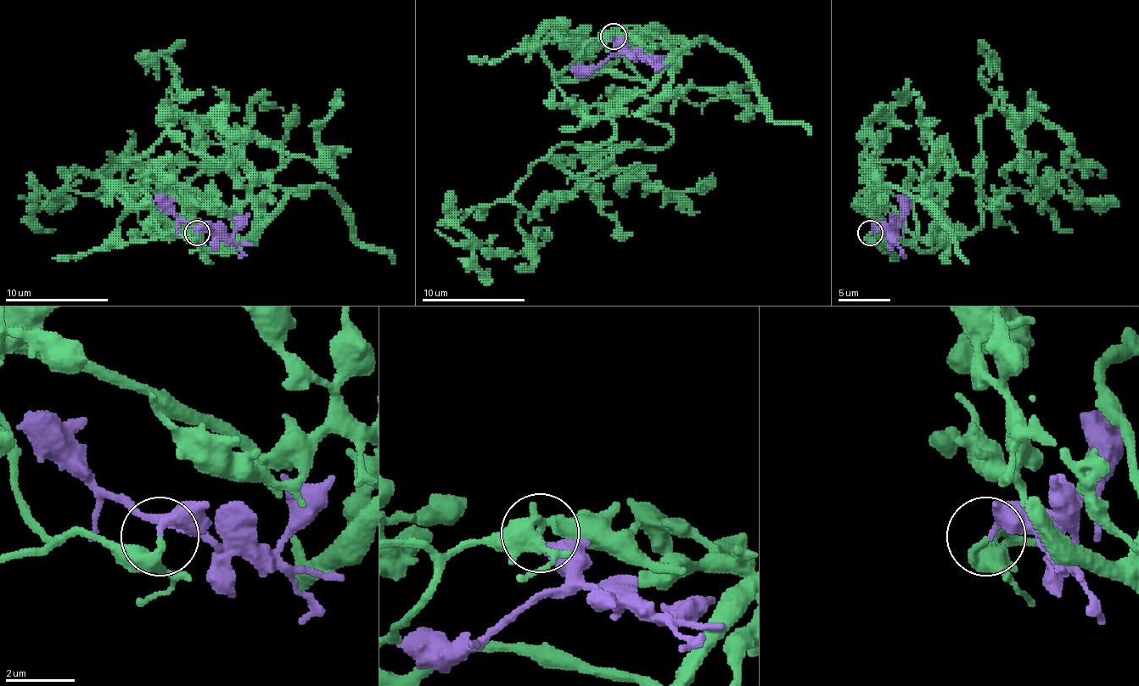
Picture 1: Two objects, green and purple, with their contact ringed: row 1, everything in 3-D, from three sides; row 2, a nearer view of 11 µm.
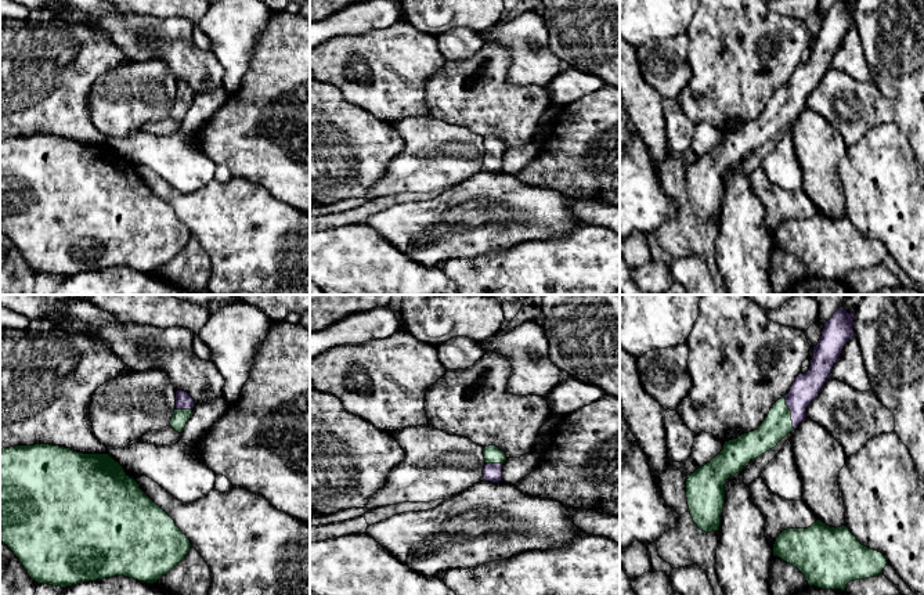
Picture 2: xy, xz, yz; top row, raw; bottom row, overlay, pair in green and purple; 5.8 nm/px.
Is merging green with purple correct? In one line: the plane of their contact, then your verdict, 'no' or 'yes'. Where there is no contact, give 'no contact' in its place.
meets green in yz; yes

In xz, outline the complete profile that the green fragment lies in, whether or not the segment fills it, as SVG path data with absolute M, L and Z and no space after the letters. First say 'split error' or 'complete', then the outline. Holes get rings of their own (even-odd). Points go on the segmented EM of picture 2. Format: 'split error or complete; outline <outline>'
split error; outline M495 446L483 448L486 465L483 469L484 480L491 483L502 482L502 469L506 455Z

